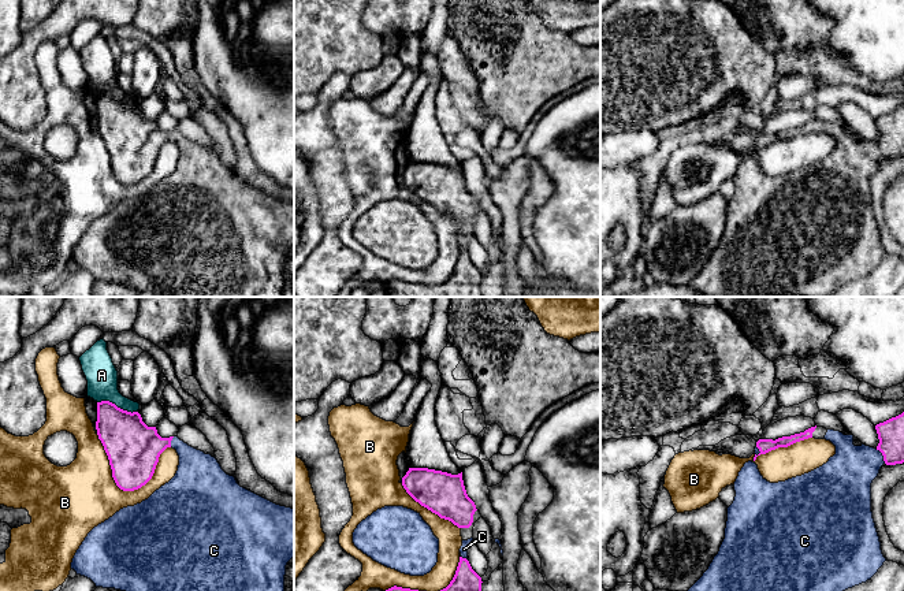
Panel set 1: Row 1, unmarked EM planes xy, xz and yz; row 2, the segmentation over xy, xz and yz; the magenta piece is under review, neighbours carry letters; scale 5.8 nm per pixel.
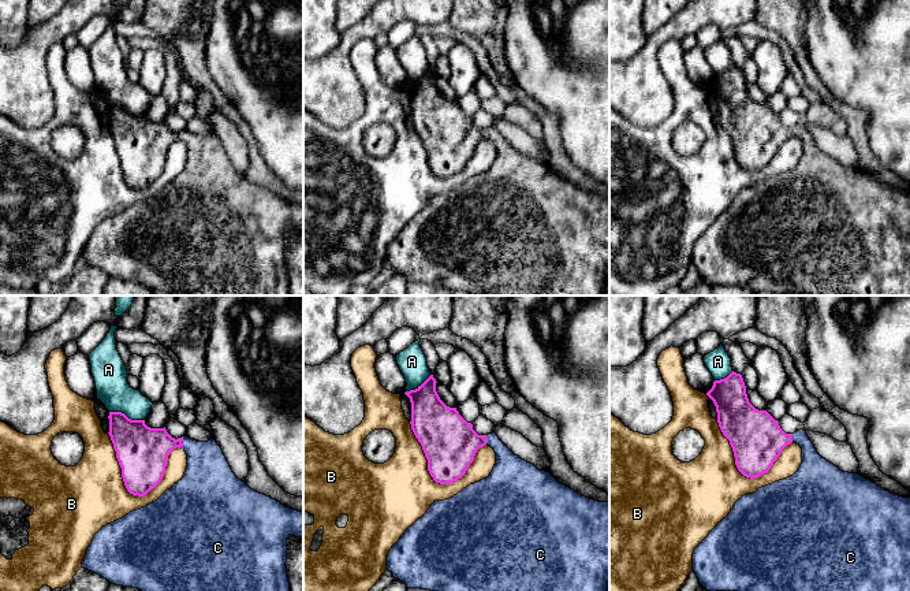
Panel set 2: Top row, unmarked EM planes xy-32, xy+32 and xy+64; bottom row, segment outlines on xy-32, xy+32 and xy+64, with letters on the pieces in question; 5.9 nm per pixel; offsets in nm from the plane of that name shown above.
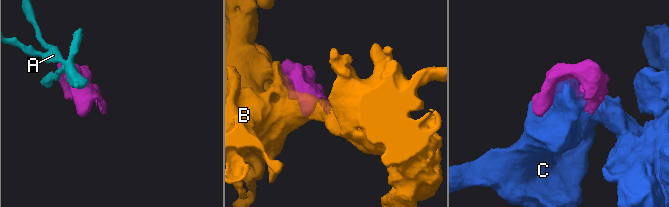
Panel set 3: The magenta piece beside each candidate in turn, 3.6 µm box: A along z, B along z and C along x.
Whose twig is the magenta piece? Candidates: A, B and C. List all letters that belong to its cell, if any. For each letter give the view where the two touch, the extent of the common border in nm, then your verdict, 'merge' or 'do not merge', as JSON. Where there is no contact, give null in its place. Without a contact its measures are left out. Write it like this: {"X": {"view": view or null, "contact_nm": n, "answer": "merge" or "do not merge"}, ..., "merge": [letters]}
{"A": {"view": "xy", "contact_nm": 240, "answer": "do not merge"}, "B": {"view": "xy", "contact_nm": 440, "answer": "do not merge"}, "C": {"view": "yz", "contact_nm": 110, "answer": "merge"}, "merge": ["C"]}

